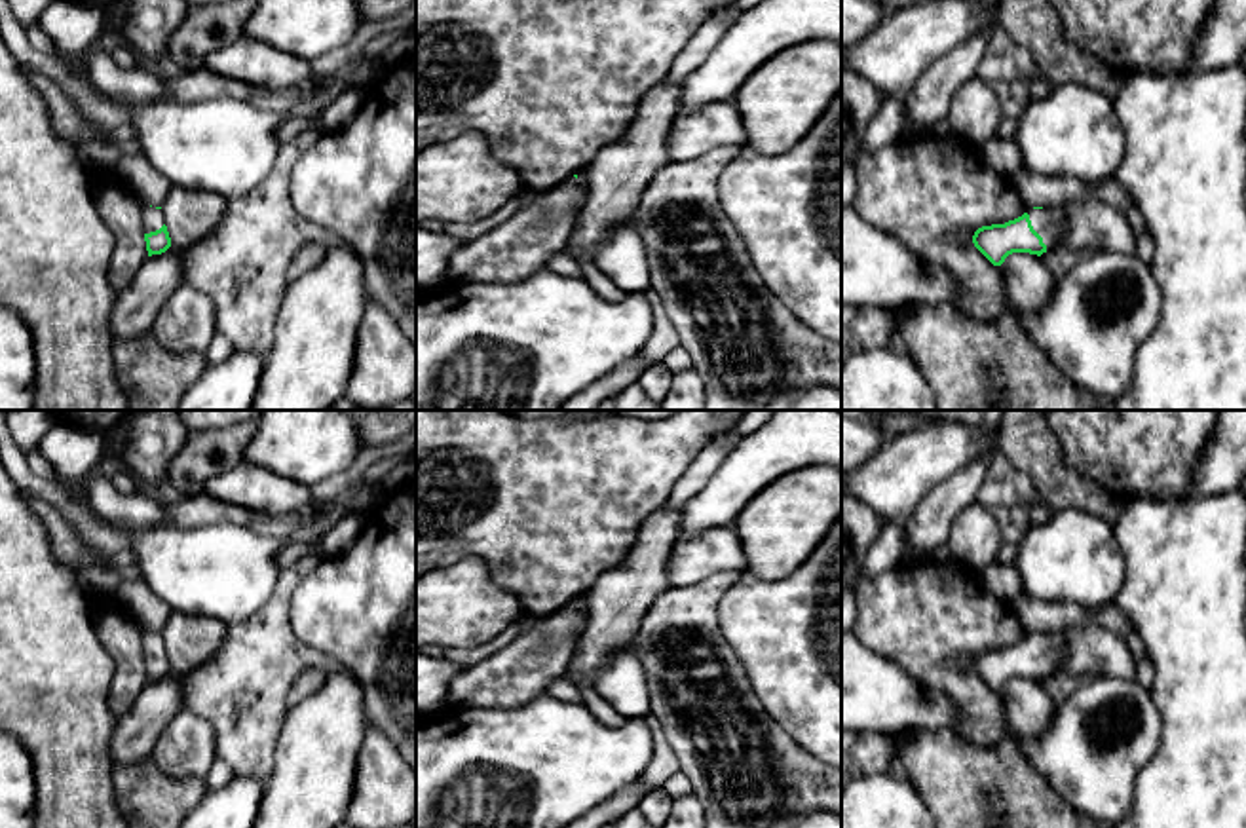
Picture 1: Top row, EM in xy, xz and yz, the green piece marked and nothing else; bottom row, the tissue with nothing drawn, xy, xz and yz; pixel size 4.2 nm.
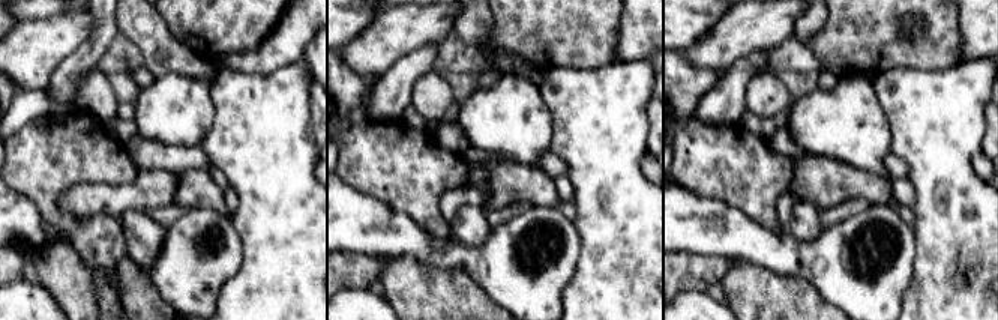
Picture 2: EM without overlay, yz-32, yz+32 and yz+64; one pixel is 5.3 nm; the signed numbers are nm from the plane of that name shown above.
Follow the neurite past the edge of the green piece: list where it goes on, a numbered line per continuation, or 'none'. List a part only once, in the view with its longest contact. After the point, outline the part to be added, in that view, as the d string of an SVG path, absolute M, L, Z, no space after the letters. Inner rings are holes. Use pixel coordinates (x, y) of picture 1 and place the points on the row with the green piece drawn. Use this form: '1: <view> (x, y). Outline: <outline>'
1: yz (1049, 221). Outline: M1047 205L1043 209L1026 209L1029 215L1033 230L1043 237L1047 251L1058 247L1062 239L1062 230L1066 228L1066 216L1060 205Z

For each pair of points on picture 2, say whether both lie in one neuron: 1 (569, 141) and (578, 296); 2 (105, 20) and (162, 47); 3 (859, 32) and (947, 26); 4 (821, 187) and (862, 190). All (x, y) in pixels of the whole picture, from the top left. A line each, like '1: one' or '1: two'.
1: one
2: two
3: one
4: one

